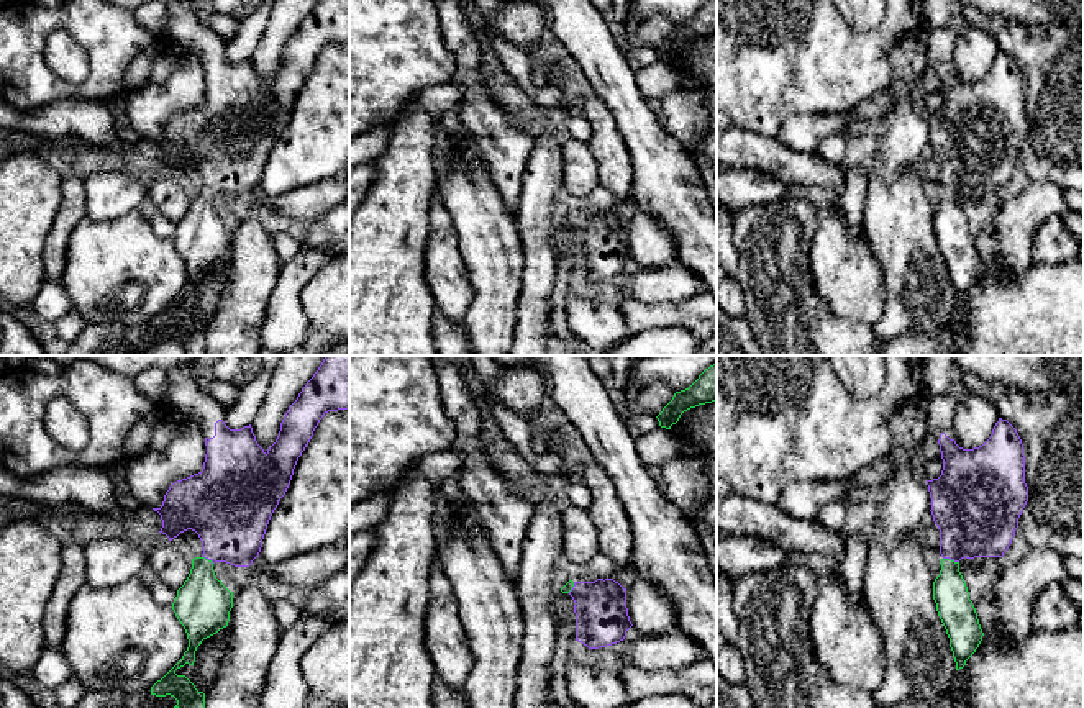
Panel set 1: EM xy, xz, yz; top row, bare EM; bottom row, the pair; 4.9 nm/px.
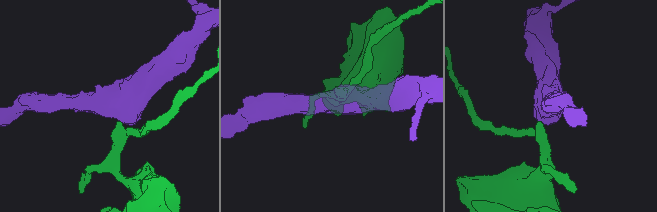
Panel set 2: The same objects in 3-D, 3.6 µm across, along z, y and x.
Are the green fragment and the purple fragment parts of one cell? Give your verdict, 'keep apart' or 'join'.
join

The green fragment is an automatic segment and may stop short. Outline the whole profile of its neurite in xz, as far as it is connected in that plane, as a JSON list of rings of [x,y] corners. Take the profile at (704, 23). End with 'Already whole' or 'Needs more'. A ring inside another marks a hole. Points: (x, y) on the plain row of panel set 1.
[[[717,0],[705,2],[689,21],[676,25],[656,51],[661,61],[671,62],[684,44],[712,34],[717,34]]]. Already whole

